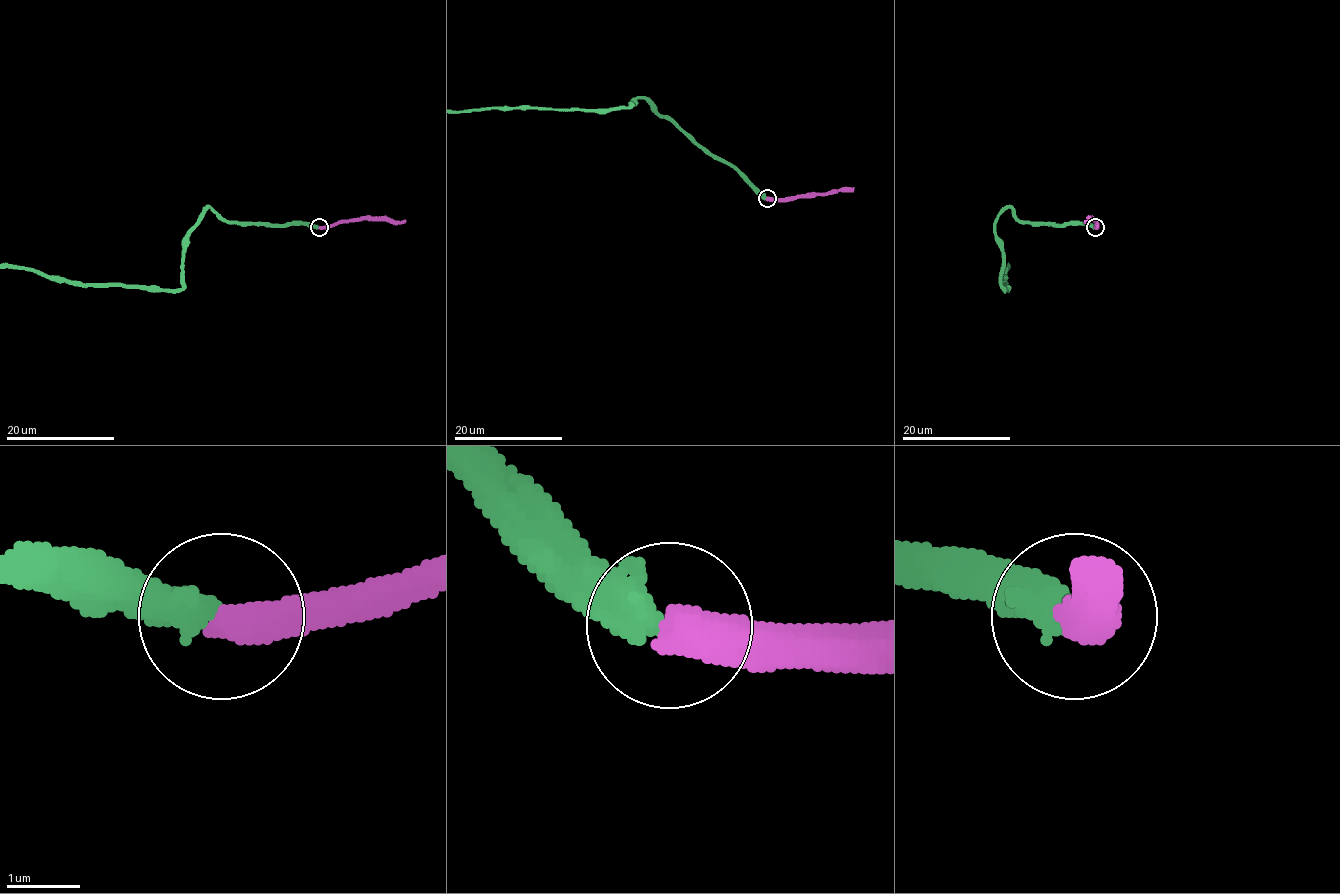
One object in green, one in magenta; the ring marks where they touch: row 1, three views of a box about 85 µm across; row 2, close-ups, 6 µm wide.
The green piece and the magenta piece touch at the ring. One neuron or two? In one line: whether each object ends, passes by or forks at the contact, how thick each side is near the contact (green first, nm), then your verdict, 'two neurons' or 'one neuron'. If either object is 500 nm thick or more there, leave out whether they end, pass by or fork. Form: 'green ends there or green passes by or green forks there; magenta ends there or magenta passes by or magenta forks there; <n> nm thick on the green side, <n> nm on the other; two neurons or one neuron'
480 nm thick on the green side, 500 nm on the other; one neuron

